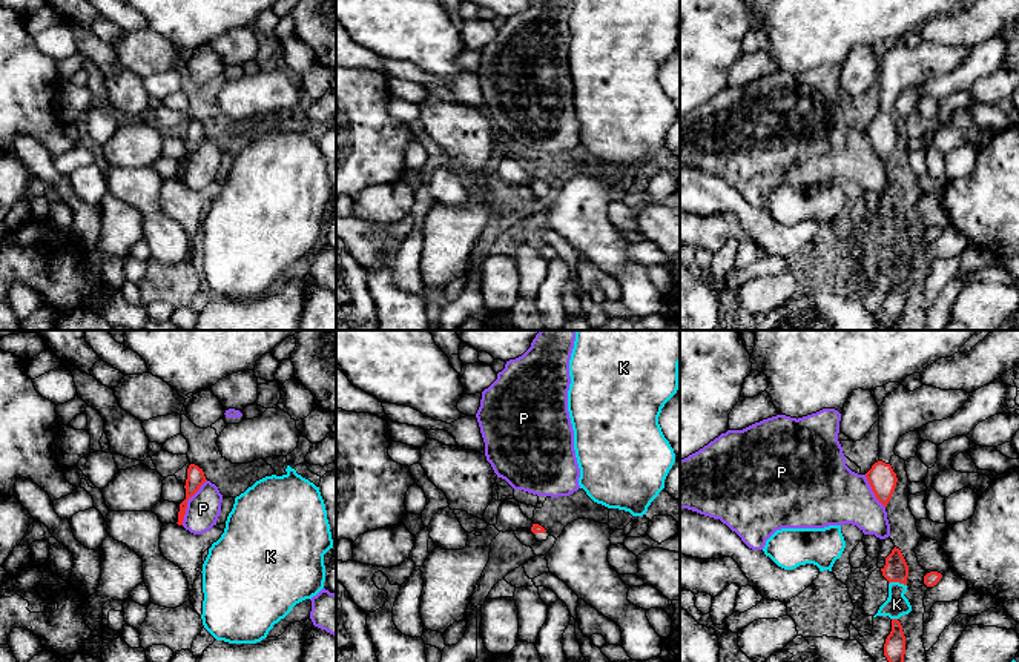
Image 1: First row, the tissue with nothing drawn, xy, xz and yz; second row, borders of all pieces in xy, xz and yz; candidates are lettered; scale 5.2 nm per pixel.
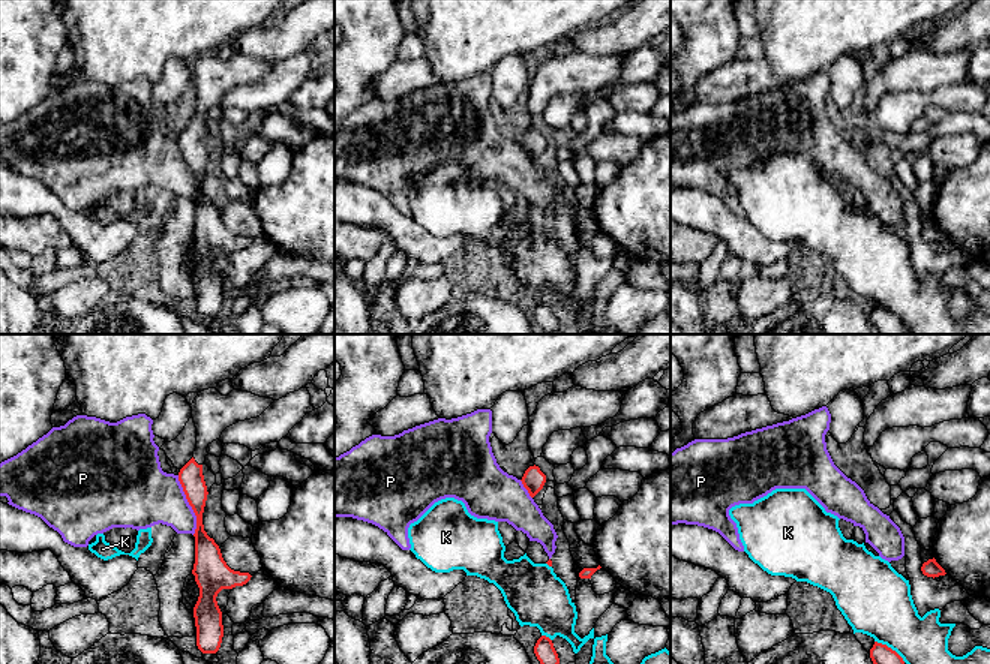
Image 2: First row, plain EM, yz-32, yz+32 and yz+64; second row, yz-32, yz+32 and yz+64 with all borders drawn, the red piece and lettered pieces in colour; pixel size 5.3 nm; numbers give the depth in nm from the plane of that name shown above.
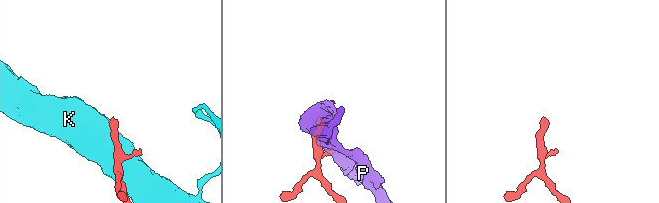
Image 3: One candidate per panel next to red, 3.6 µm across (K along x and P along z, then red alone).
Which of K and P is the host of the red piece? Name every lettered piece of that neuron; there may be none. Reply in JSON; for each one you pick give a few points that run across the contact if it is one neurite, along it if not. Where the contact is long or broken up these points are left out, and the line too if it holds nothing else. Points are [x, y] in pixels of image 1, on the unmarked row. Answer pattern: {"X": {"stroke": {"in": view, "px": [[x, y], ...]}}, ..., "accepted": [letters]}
{"accepted": []}

